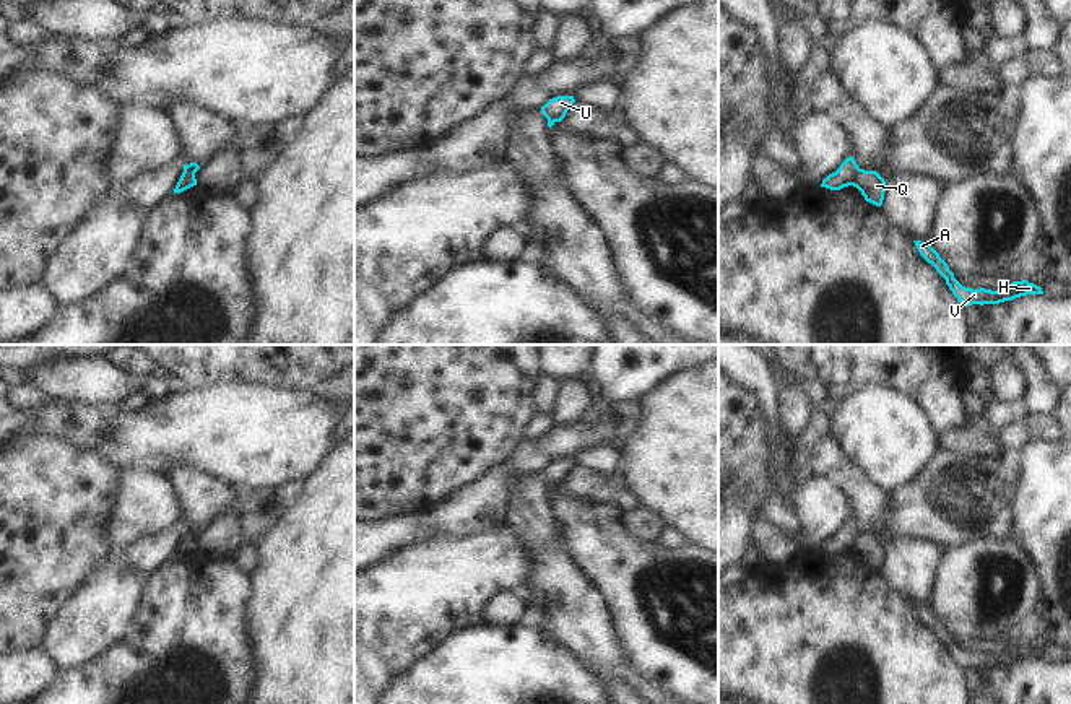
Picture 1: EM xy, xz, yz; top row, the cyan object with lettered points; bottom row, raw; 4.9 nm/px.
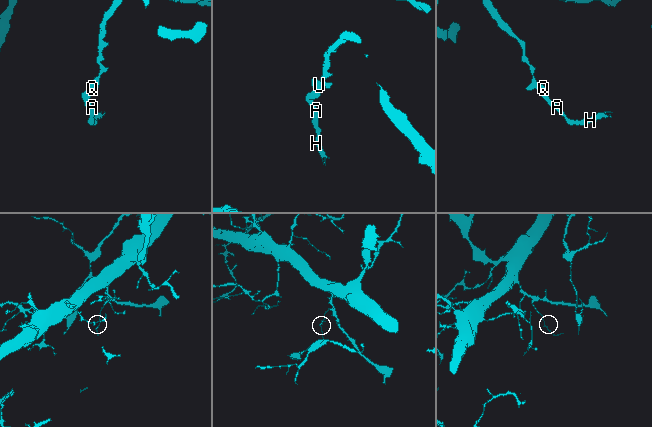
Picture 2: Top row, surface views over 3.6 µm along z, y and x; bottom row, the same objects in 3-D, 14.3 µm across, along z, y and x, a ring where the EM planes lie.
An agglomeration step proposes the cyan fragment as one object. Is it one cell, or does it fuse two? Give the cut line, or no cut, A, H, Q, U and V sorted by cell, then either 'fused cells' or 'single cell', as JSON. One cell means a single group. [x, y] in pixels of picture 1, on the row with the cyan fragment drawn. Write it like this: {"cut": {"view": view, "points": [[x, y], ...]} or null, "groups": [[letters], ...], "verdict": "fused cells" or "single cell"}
{"cut": {"view": "yz", "points": [[858, 168], [850, 184]]}, "groups": [["A", "H", "Q", "V"], ["U"]], "verdict": "fused cells"}

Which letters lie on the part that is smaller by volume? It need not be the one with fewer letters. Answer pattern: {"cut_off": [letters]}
{"cut_off": ["A", "H", "Q", "V"]}

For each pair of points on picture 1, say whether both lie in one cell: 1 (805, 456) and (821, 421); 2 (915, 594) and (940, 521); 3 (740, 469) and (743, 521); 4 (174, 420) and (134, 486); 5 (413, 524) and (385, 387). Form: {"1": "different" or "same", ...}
{"1": "same", "2": "different", "3": "different", "4": "different", "5": "different"}

